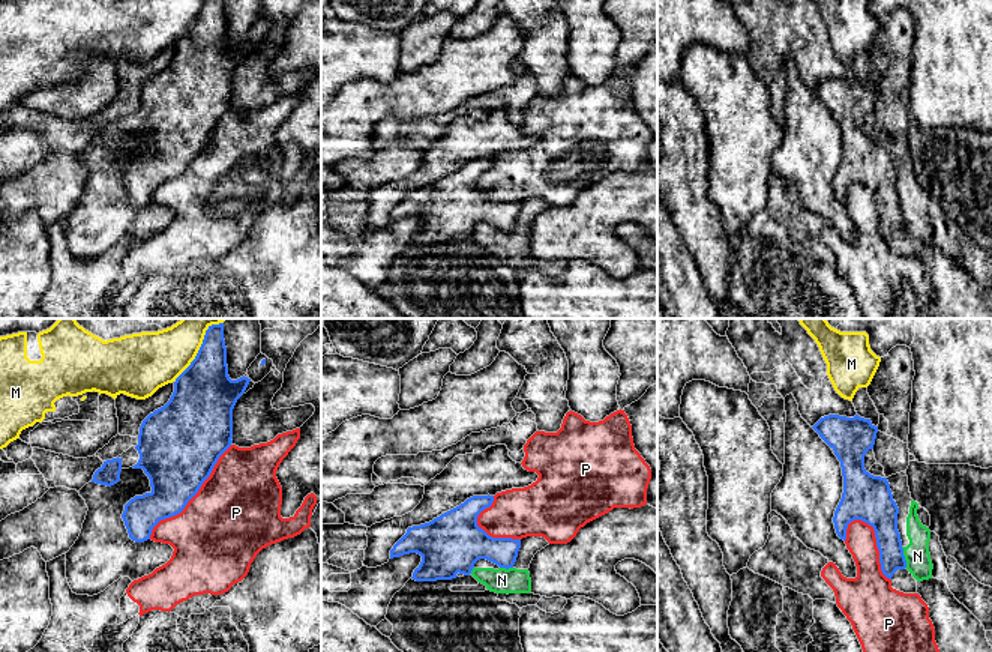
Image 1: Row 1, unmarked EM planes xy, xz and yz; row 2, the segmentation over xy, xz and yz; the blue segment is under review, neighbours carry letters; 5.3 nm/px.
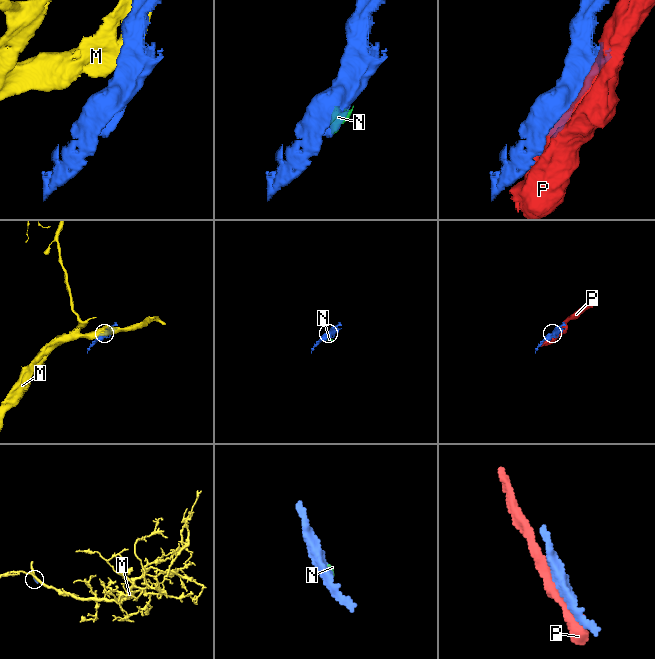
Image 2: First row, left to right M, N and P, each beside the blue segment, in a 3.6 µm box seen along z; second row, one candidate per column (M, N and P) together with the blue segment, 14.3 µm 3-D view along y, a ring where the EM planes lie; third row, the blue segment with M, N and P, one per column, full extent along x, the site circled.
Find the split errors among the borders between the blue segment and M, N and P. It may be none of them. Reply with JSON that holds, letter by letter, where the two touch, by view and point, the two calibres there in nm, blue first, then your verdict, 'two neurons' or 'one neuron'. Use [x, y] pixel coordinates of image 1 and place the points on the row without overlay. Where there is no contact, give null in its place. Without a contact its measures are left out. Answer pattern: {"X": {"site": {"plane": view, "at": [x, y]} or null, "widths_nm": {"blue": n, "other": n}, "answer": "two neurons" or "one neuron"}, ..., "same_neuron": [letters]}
{"M": {"site": {"plane": "xy", "at": [194, 23]}, "widths_nm": {"blue": 340, "other": 280}, "answer": "two neurons"}, "N": {"site": {"plane": "yz", "at": [904, 221]}, "widths_nm": {"blue": 160, "other": 140}, "answer": "two neurons"}, "P": {"site": {"plane": "xy", "at": [192, 159]}, "widths_nm": {"blue": 400, "other": 480}, "answer": "two neurons"}, "same_neuron": []}

